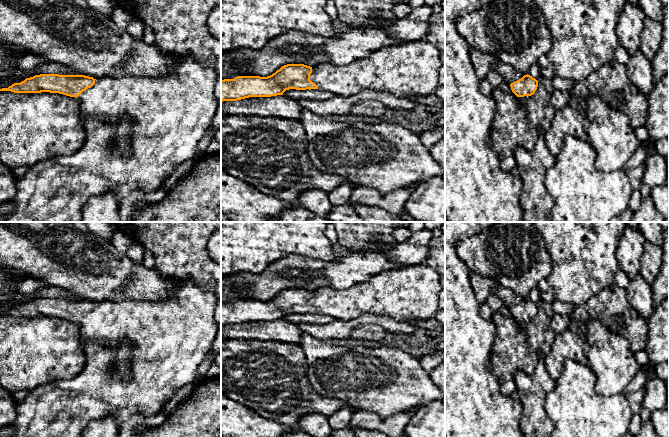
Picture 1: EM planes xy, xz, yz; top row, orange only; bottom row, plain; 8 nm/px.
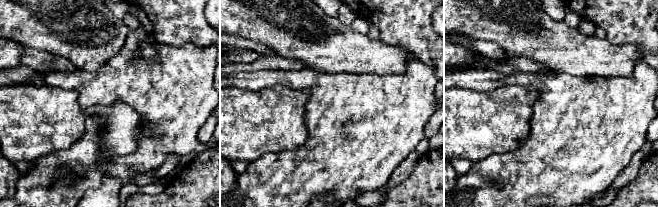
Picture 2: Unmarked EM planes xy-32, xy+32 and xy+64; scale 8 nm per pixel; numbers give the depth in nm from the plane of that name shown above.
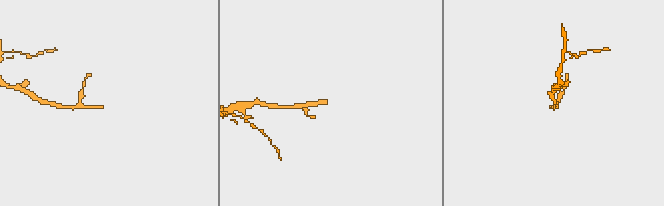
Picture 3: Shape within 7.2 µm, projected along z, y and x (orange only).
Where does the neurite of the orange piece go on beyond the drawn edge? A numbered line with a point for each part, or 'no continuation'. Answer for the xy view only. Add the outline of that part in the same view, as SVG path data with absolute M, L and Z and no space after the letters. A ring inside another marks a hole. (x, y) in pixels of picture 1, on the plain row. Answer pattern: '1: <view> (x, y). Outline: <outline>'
1: xy (171, 337). Outline: M174 279L174 287L171 293L165 300L134 300L133 298L120 298L118 300L104 300L96 303L95 308L83 315L77 322L80 325L80 335L84 341L84 355L86 359L83 370L71 379L57 380L52 383L44 384L31 392L28 392L25 400L18 404L16 409L16 419L12 424L0 428L0 437L82 437L83 431L94 421L103 419L105 416L114 416L120 428L121 424L130 416L139 415L143 417L150 417L162 412L164 406L173 395L186 384L195 383L197 372L200 364L205 356L209 353L211 345L217 335L219 325L214 320L216 295L214 284L208 283L202 287L196 280L188 279ZM126 339L130 345L134 347L131 360L132 376L129 381L122 381L113 371L114 363L116 361L116 347L118 343Z

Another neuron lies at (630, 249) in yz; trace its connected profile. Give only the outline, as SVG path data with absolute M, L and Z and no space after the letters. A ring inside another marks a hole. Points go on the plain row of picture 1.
M626 225L620 237L616 256L620 268L631 279L640 274L641 256L643 254L645 238L640 230Z

